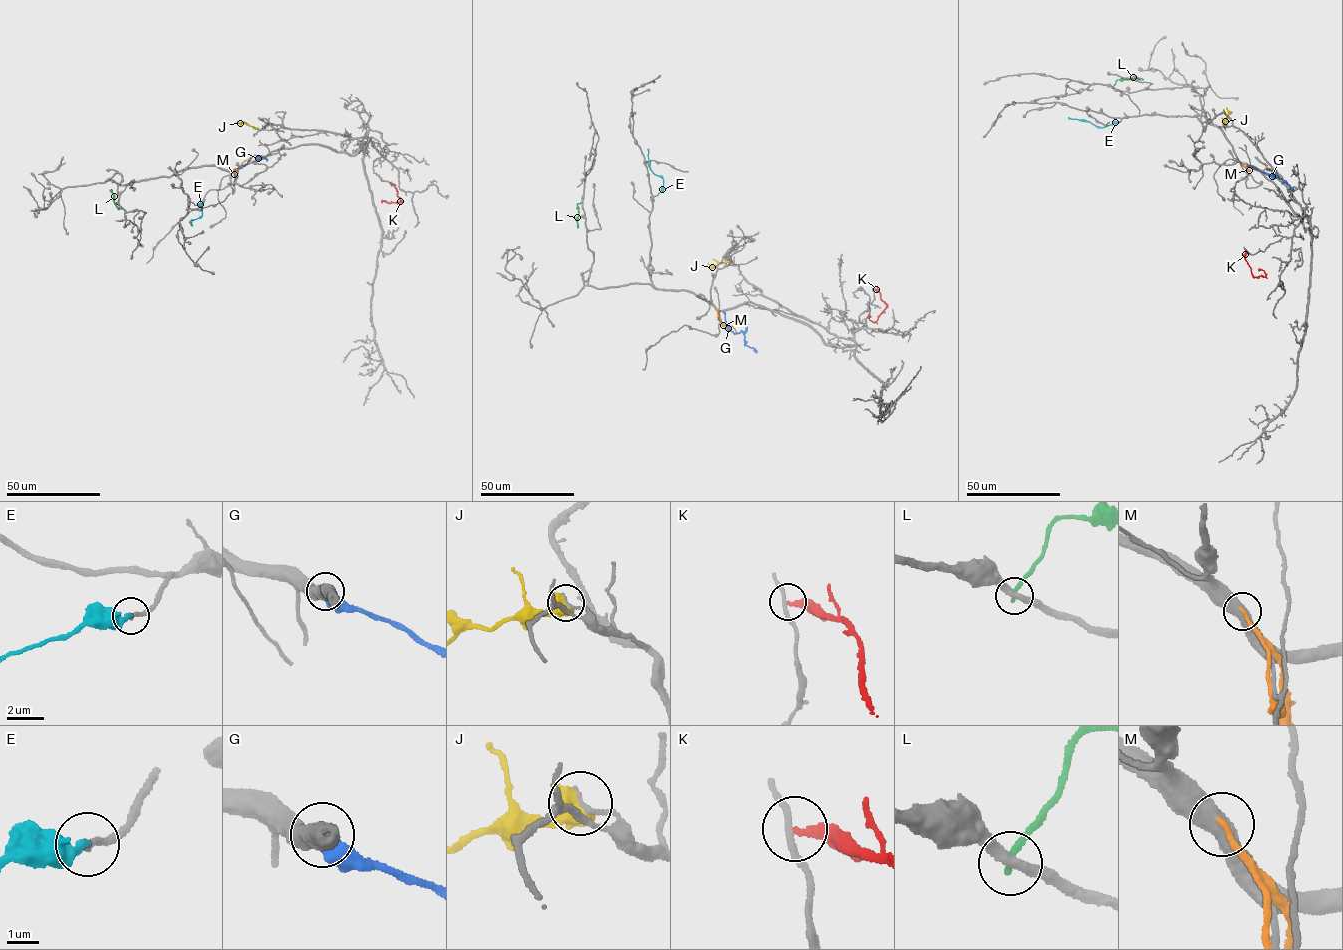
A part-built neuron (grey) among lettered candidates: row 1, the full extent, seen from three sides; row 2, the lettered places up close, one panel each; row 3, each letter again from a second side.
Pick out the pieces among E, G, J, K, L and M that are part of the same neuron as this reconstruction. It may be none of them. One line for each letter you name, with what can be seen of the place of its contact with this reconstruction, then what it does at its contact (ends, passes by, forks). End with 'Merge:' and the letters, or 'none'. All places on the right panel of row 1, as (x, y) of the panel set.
E: contact (1118, 122); it ends
Merge: E

